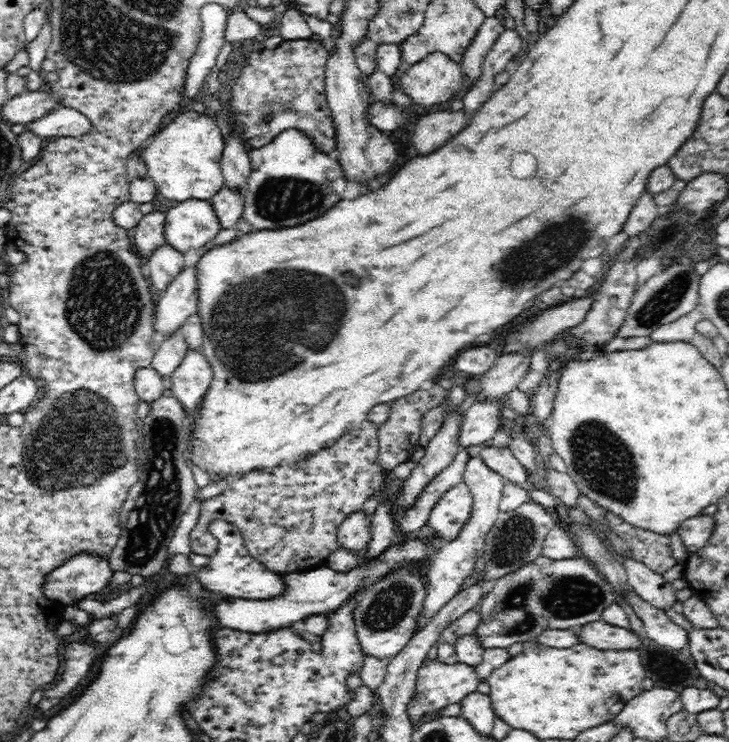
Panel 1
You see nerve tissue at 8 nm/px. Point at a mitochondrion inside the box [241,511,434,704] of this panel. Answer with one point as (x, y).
(391, 605)

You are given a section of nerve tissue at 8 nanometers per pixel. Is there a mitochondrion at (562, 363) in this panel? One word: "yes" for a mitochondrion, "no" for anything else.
no

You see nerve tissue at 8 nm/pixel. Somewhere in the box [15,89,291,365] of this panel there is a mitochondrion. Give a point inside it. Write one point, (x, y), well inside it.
(102, 306)

